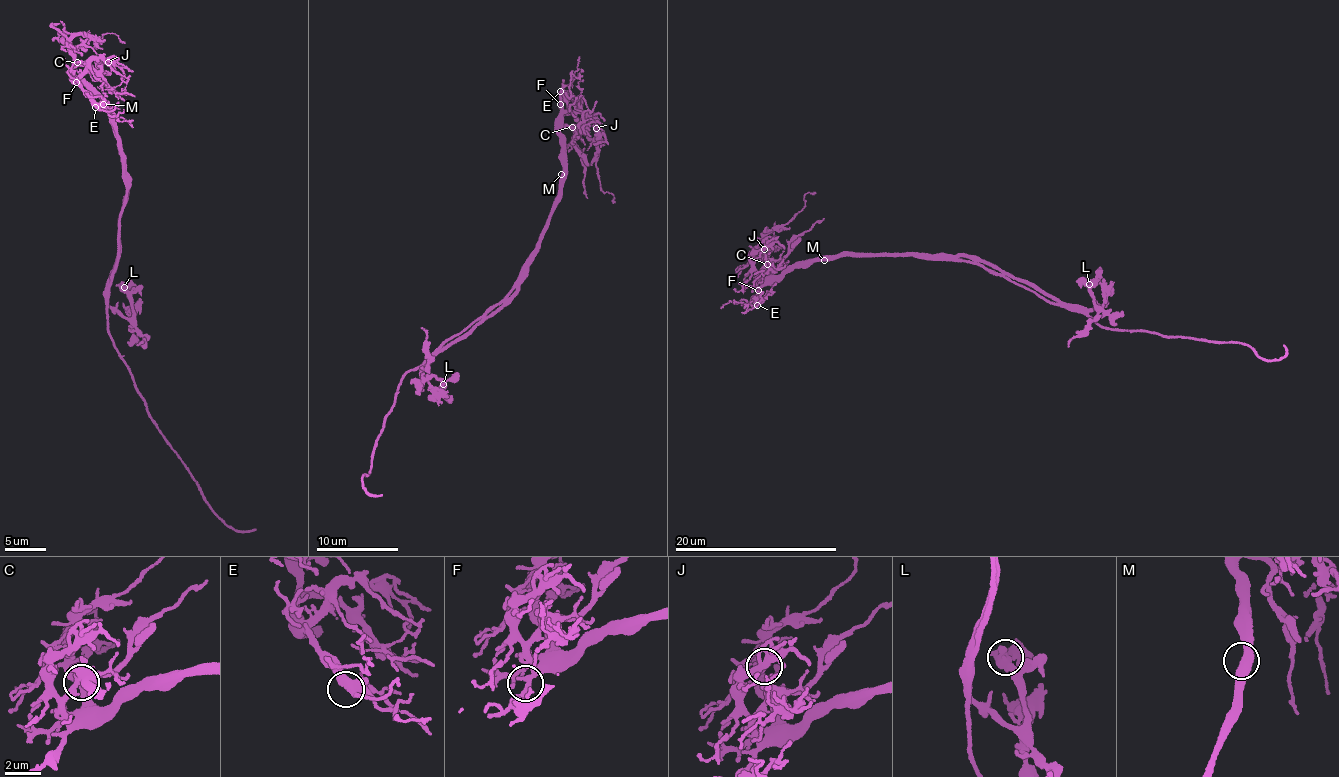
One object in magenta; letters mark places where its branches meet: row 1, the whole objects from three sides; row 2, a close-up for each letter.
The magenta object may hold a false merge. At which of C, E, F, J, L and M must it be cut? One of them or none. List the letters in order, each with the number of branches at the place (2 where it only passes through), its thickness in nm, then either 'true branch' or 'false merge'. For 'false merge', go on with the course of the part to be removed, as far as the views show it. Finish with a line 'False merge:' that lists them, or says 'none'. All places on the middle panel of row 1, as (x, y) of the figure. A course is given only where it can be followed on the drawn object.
C: 3 | 360 nm | true branch
E: 3 | 360 nm | true branch
F: 2 | 280 nm | true branch
J: 3 | 360 nm | true branch
L: 2 | 480 nm | true branch
M: 2 | 480 nm | true branch
False merge: none

